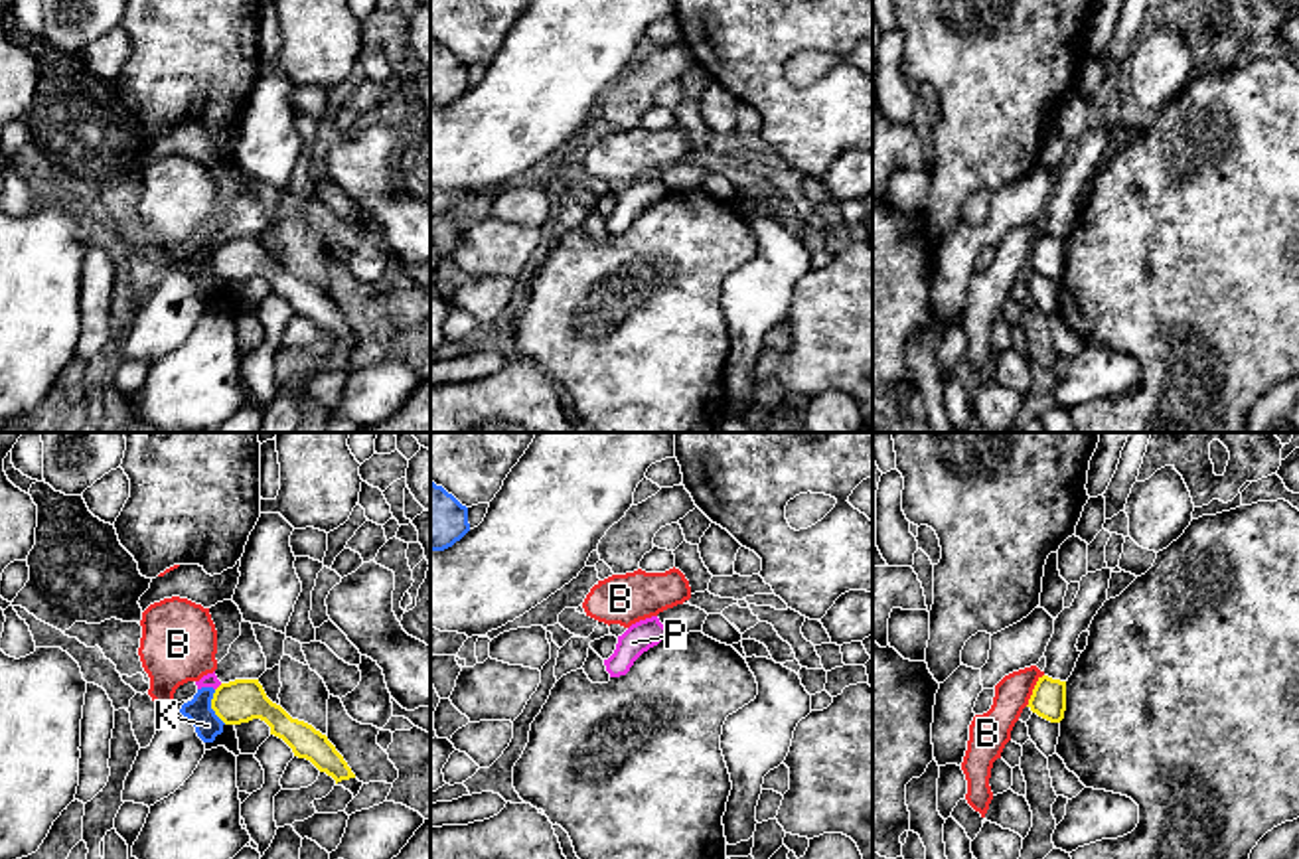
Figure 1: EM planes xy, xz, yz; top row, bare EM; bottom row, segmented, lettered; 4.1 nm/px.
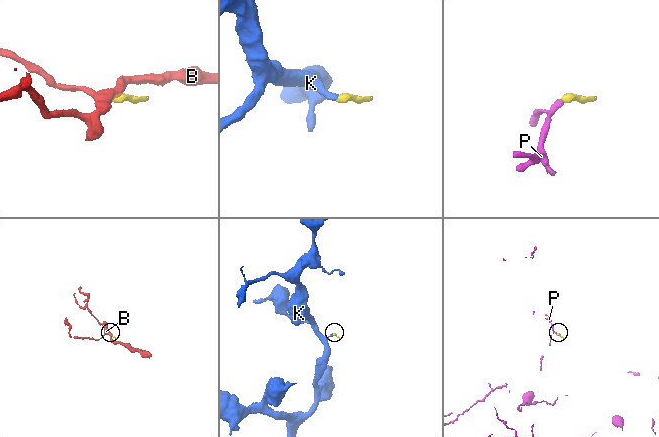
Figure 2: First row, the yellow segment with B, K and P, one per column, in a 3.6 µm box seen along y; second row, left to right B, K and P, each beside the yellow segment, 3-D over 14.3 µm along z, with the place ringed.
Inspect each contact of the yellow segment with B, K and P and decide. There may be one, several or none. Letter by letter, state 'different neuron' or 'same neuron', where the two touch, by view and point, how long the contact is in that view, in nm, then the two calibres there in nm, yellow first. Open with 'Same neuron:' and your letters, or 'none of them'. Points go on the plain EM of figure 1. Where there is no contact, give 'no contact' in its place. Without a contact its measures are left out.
Same neuron: none of them
B: different neuron; contact yz (1033, 247); length 150 nm; calibres 140 and 160 nm
K: different neuron; contact xy (212, 265); length 150 nm; calibres 180 and 110 nm
P: different neuron; contact xy (218, 245); length 40 nm; calibres 180 and 60 nm

